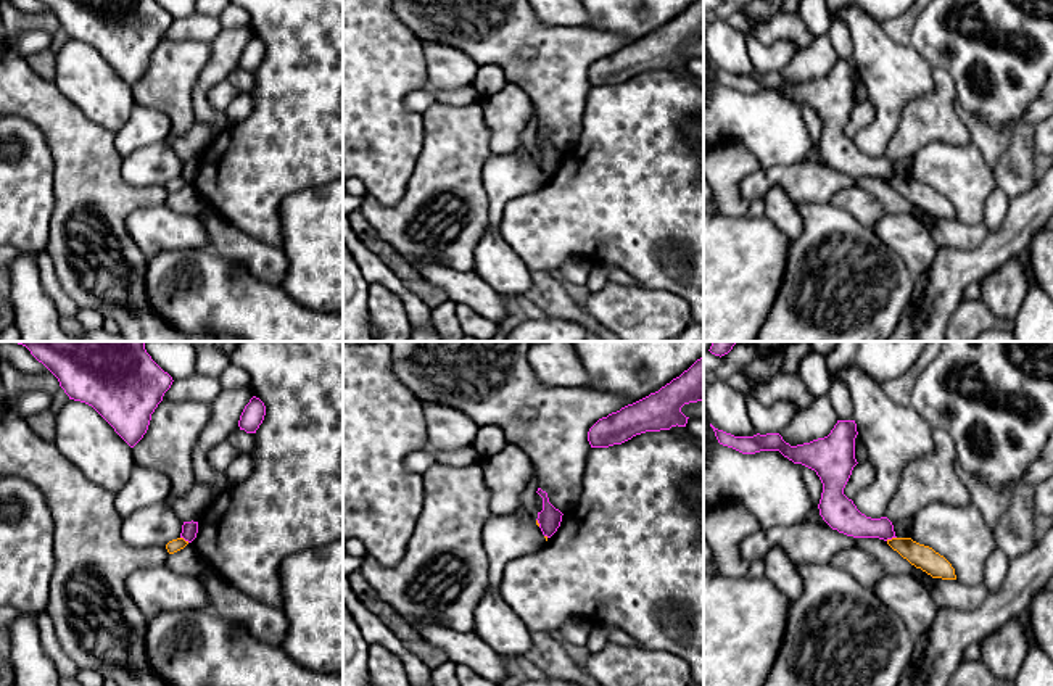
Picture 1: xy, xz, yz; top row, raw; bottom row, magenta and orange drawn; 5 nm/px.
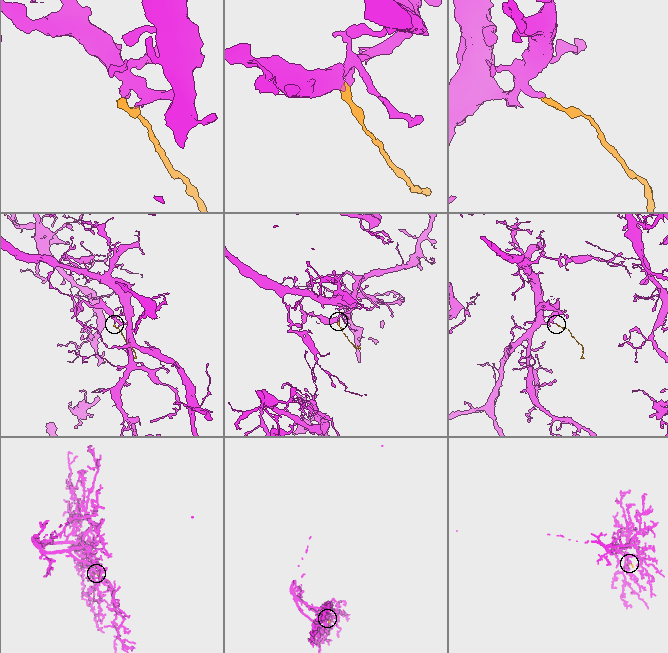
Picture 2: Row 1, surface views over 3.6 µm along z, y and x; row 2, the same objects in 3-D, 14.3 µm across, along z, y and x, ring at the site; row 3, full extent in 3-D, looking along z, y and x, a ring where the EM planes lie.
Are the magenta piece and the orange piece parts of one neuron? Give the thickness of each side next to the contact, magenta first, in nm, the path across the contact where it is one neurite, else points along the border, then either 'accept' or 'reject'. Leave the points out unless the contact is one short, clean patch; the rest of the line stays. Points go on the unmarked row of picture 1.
150/120 nm | along yz (896, 176), (886, 179) | reject

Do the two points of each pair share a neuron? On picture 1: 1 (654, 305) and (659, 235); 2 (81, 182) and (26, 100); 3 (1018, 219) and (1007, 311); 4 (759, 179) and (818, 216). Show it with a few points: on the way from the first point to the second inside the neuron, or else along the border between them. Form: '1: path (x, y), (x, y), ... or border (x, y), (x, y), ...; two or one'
1: border (636, 284), (646, 289), (675, 292), (686, 301); two
2: path (81, 161), (81, 153), (47, 119); one
3: border (1026, 247), (981, 277); two
4: border (830, 202), (794, 205); two

